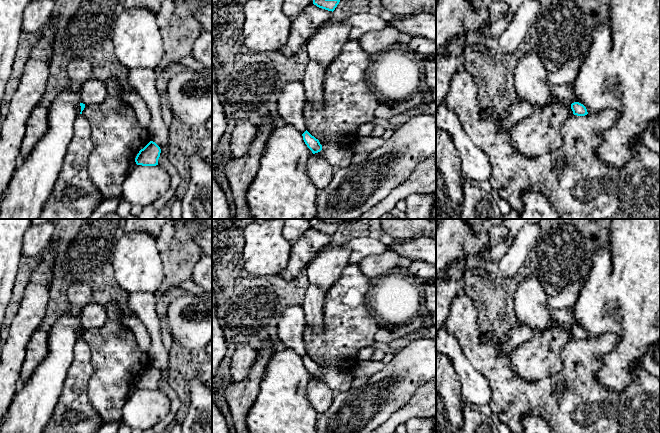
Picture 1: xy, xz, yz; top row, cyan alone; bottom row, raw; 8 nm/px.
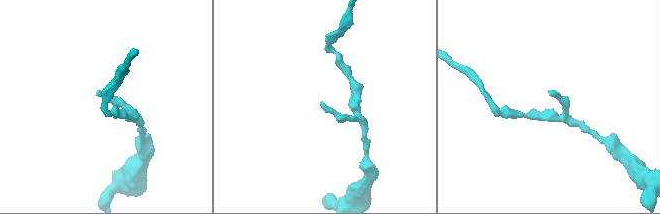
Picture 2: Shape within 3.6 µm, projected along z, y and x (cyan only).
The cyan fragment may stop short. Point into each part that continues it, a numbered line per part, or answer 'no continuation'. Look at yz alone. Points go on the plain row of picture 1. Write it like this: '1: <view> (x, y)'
no continuation

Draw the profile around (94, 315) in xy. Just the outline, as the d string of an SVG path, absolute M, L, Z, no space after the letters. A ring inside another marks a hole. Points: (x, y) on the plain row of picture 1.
M92 302L81 308L81 327L85 329L101 328L108 319L108 312L104 305Z

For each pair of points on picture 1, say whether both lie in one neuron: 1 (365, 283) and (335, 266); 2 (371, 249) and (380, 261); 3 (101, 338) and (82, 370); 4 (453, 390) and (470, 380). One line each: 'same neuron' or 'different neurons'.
1: different neurons
2: different neurons
3: different neurons
4: different neurons

